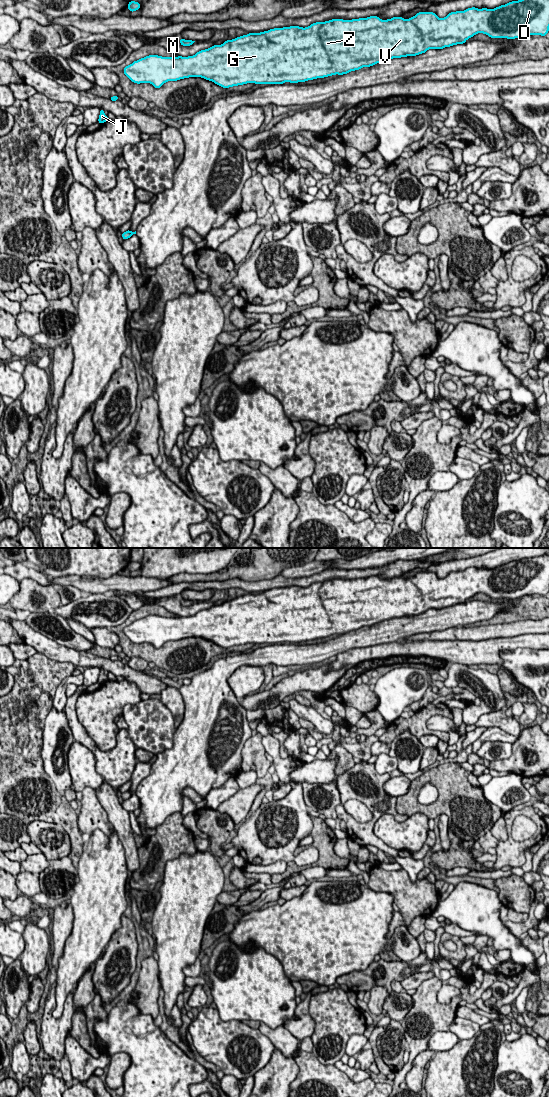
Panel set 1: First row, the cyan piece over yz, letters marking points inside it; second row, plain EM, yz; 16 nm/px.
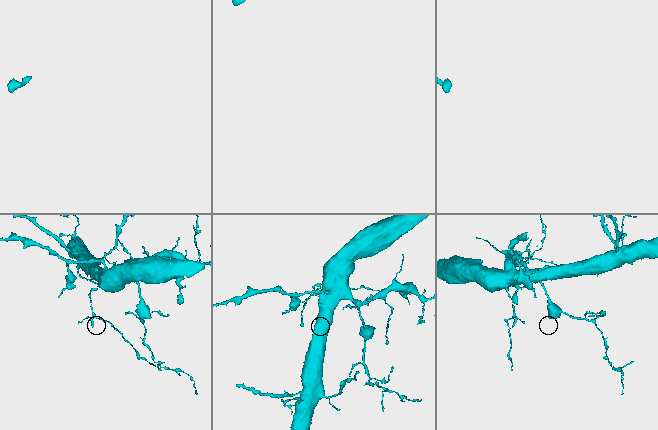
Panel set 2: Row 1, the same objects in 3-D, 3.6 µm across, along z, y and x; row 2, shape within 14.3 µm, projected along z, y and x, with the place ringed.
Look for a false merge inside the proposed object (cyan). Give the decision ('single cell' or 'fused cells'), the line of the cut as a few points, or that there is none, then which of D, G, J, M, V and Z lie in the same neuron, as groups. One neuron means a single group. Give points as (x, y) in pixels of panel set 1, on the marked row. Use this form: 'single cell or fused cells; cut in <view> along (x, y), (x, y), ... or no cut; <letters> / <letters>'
single cell; no cut; D G J M V Z

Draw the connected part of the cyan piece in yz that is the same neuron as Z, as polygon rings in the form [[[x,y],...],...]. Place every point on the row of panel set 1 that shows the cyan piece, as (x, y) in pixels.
[[[518,0],[501,5],[494,9],[475,7],[464,11],[450,12],[445,18],[438,18],[433,12],[419,12],[415,16],[404,19],[393,17],[382,20],[378,16],[352,20],[332,19],[316,22],[309,27],[290,26],[274,28],[258,33],[249,33],[227,40],[221,45],[214,45],[188,57],[162,57],[149,55],[126,66],[124,74],[134,83],[150,83],[160,88],[168,81],[177,81],[189,77],[201,77],[227,89],[247,83],[283,84],[298,83],[324,78],[335,74],[343,75],[363,67],[393,58],[416,56],[429,49],[443,49],[457,44],[463,44],[477,33],[483,33],[491,38],[515,39],[525,35],[546,36],[549,31],[549,0]]]

